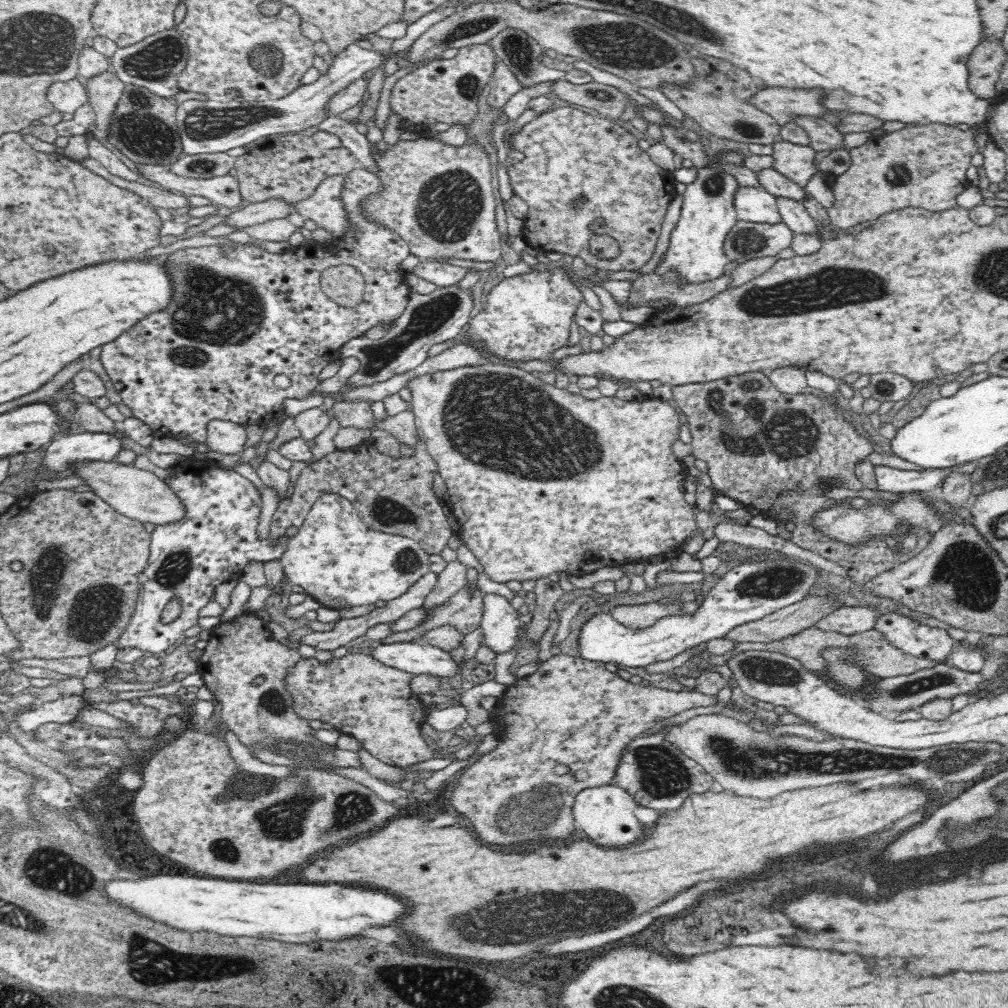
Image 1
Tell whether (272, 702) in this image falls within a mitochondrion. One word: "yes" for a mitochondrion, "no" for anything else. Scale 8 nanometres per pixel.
yes

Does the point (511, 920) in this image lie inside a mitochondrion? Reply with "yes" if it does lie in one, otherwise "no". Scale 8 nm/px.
yes

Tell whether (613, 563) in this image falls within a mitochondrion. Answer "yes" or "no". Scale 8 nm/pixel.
no

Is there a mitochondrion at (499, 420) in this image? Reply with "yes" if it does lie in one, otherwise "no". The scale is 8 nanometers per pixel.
yes

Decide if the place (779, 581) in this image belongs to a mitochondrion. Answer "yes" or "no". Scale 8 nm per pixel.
yes

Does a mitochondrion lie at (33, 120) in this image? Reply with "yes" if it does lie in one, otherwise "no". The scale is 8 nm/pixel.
no

